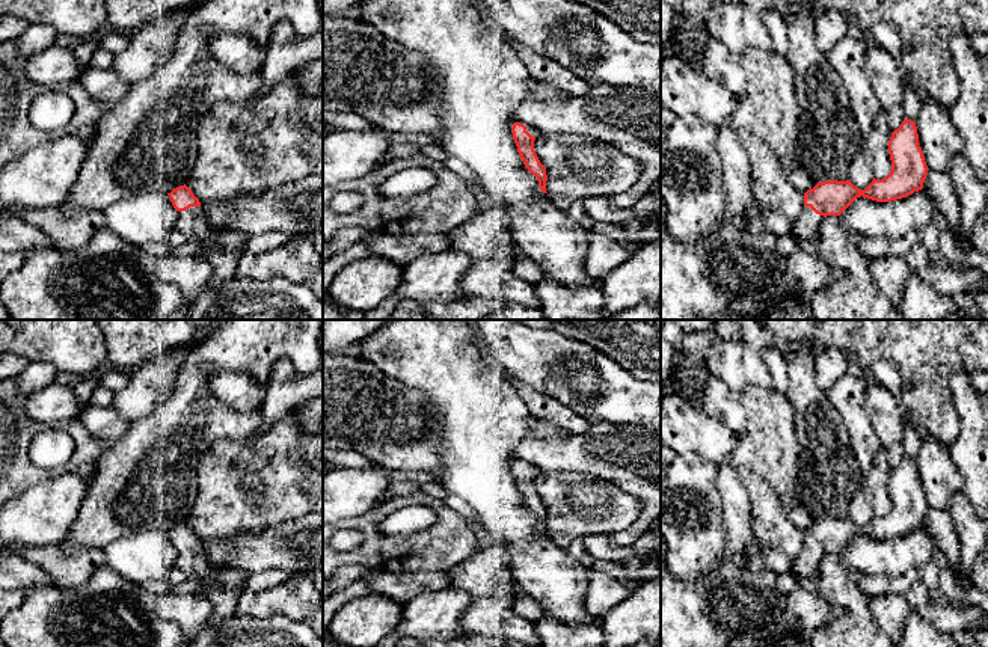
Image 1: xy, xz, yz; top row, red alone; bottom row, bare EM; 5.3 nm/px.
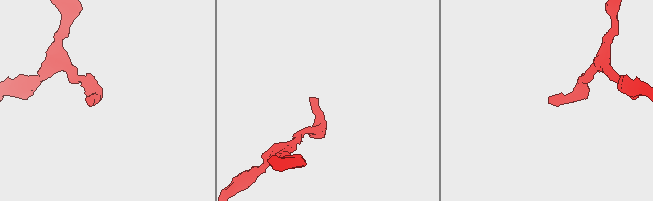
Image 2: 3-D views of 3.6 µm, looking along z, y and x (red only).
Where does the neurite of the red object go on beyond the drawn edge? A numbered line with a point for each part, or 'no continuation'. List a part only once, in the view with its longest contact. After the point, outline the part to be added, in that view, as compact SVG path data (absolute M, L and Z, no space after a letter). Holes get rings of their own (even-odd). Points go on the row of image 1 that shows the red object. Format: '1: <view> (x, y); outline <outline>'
1: xy (192, 222); outline M201 207L176 211L176 229L181 231L187 240L201 240L211 232L210 222Z

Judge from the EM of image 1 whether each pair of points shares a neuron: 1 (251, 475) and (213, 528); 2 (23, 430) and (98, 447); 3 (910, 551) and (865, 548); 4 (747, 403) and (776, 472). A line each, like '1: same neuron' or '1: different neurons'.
1: same neuron
2: same neuron
3: same neuron
4: same neuron

